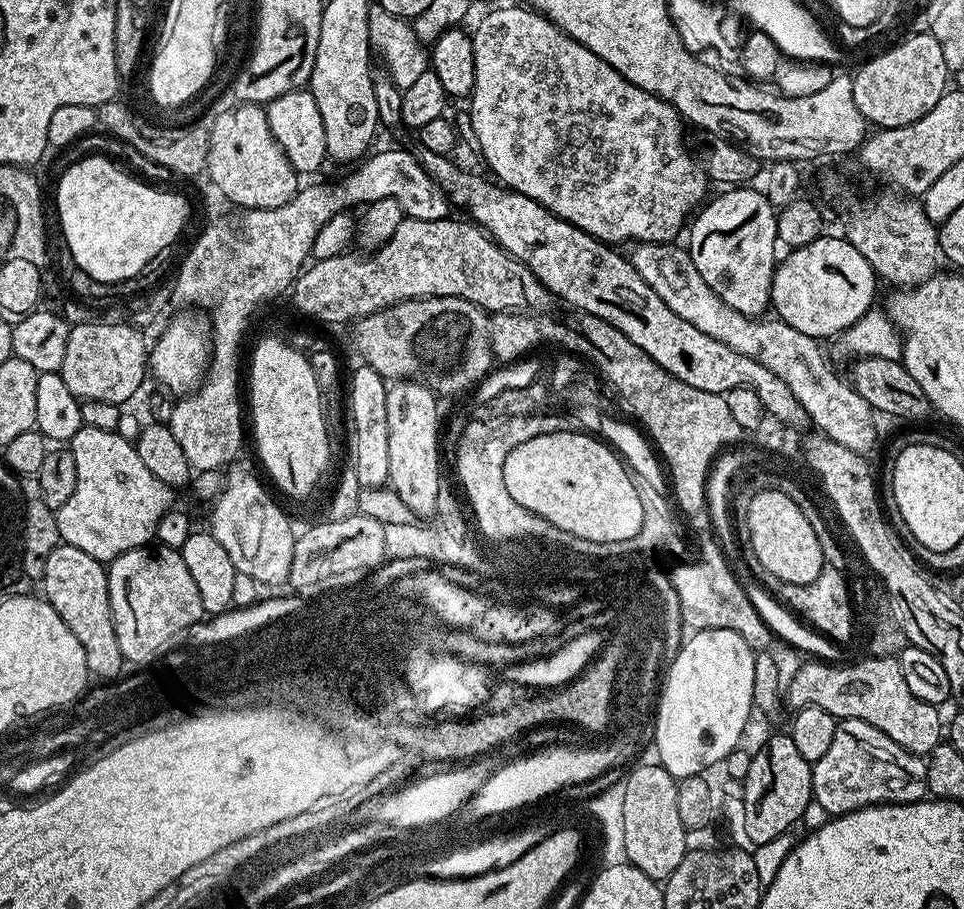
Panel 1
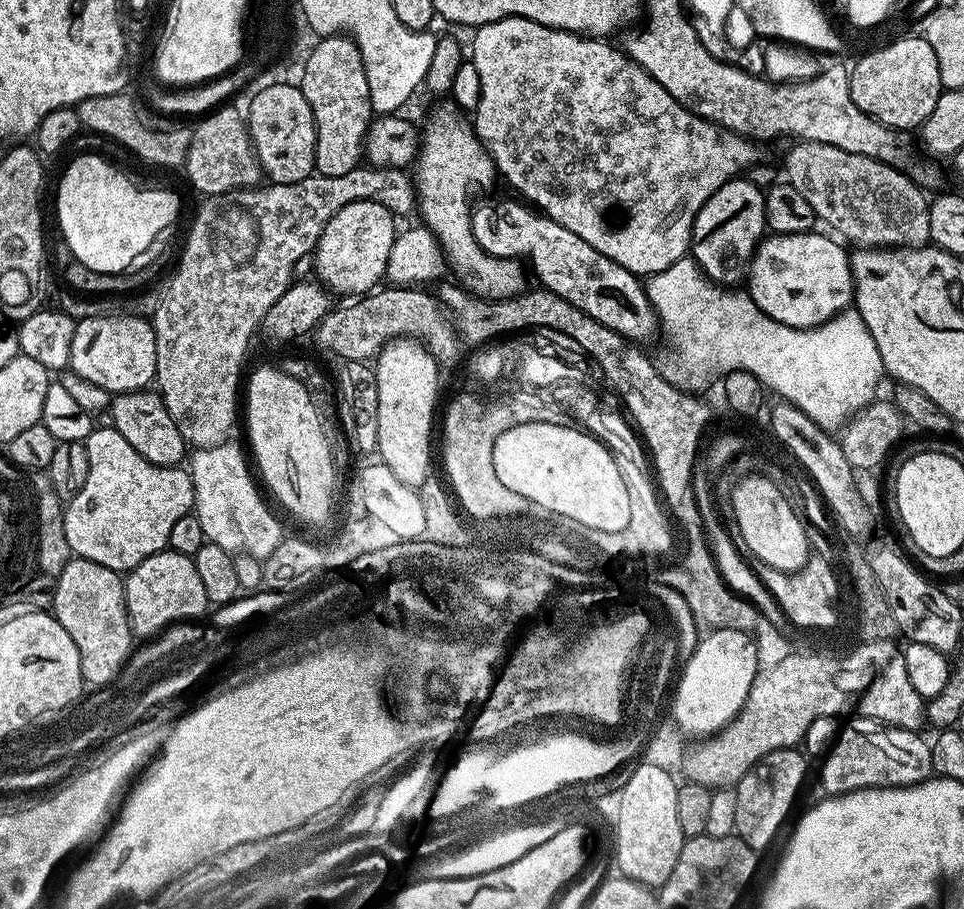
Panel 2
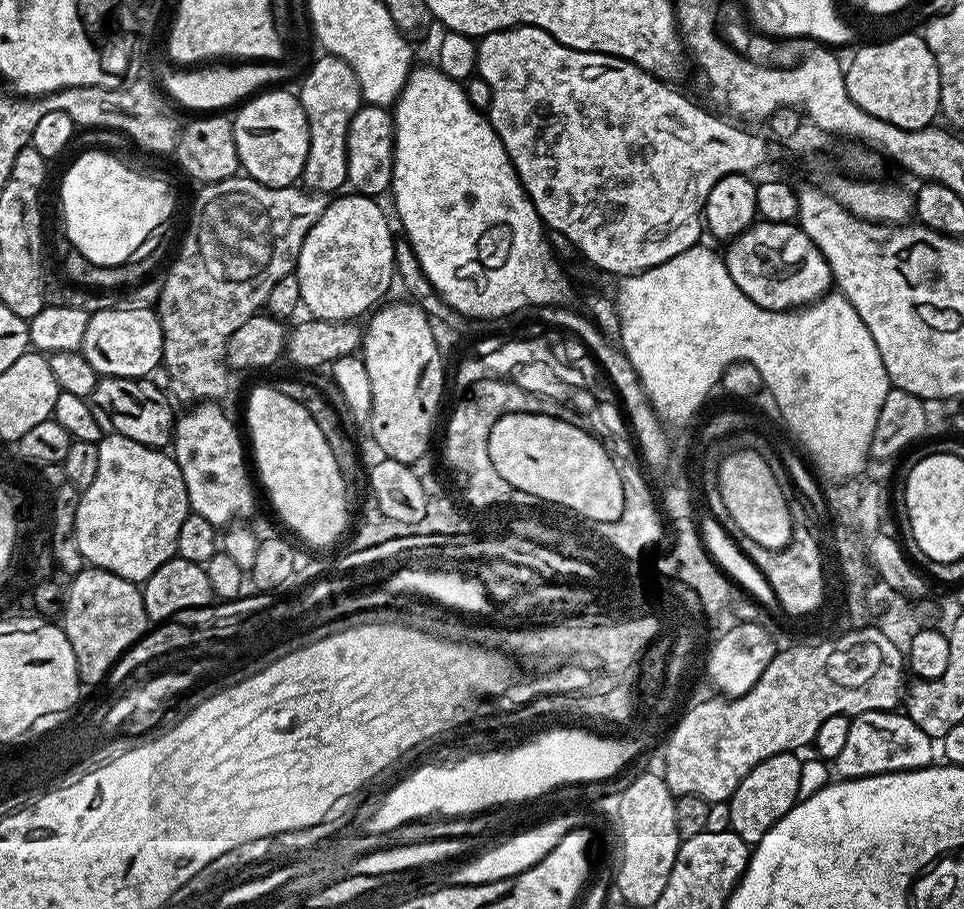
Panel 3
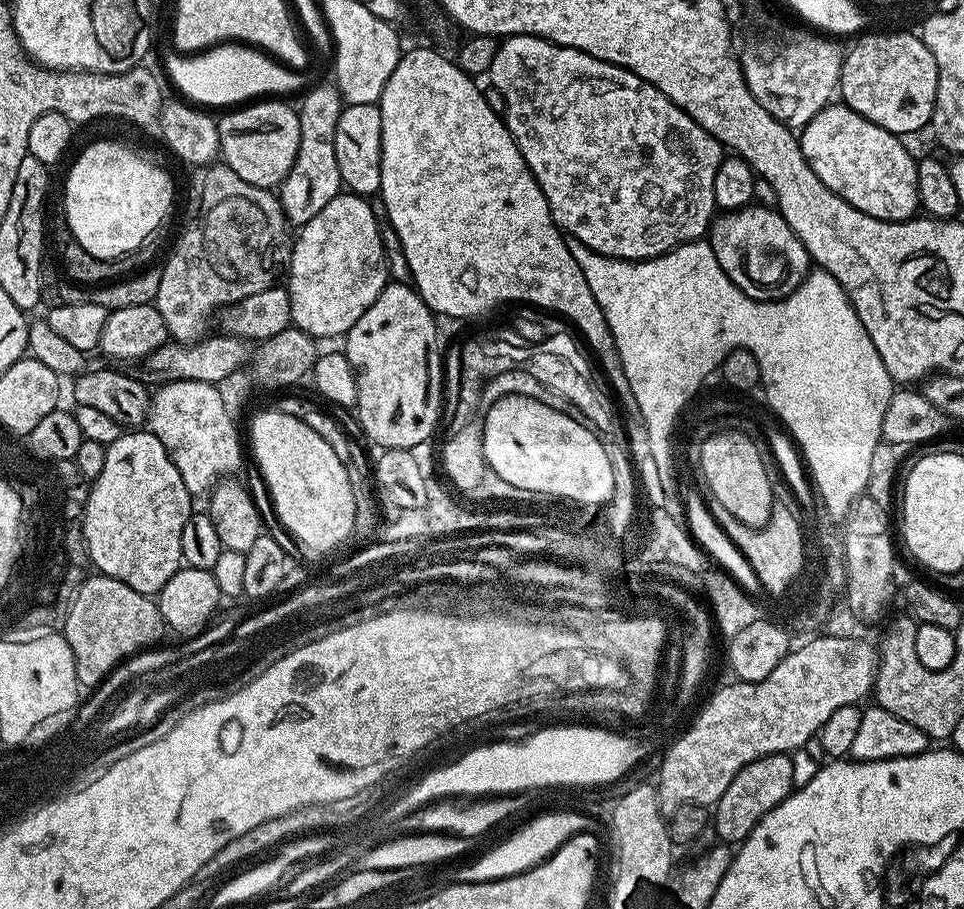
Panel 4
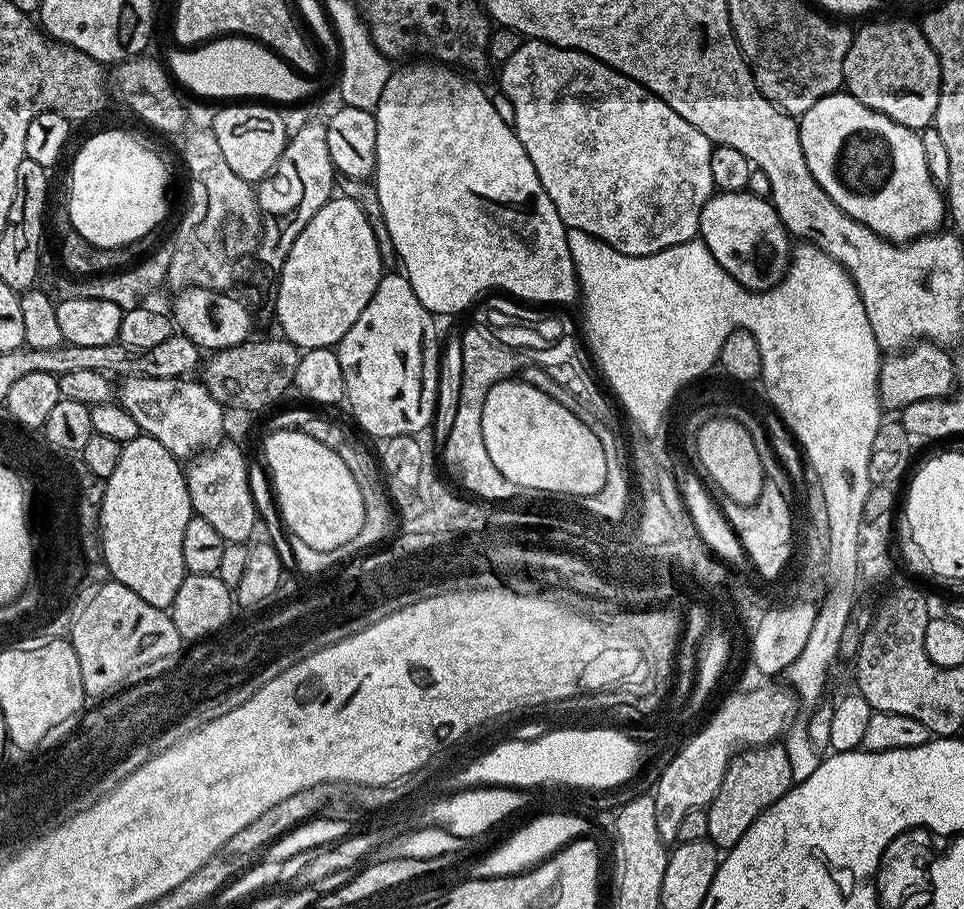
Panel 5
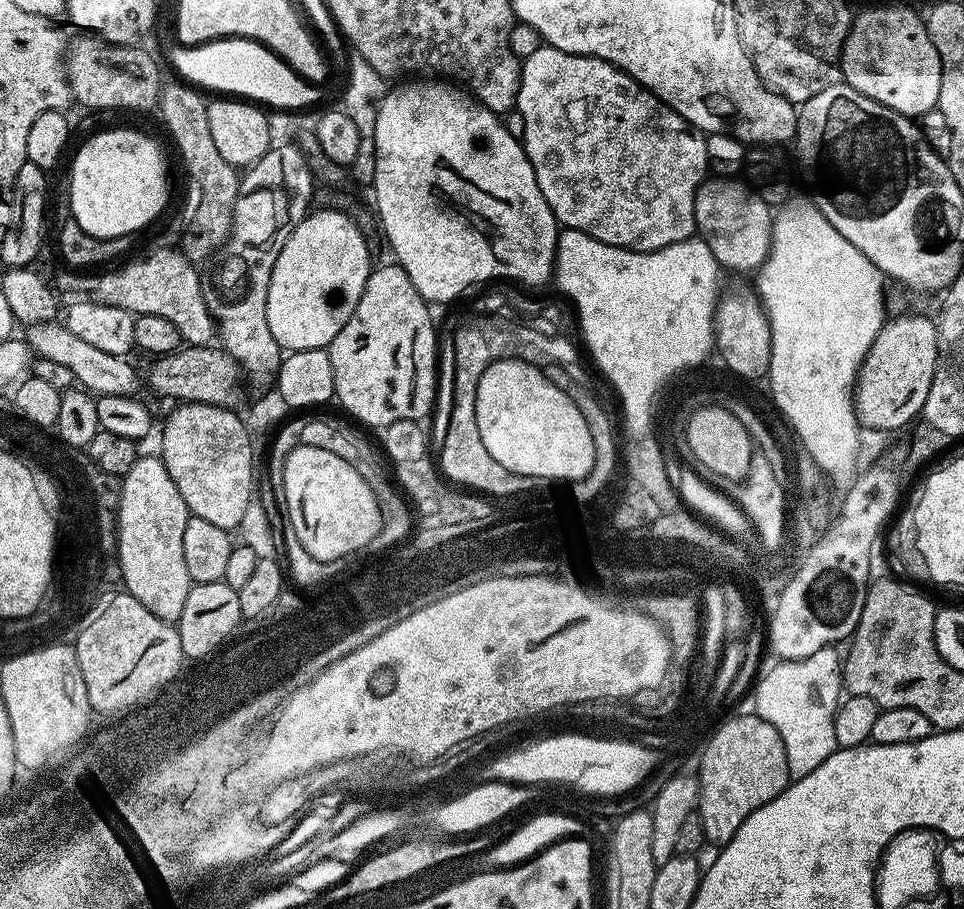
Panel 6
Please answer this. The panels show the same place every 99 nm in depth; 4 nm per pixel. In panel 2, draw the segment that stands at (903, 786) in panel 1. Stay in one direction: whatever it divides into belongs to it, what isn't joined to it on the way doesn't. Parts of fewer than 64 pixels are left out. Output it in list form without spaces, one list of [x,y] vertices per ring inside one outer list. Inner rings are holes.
[[[869,716],[845,719],[842,742],[826,761],[829,782],[836,790],[849,792],[852,788],[866,788],[872,784],[902,784],[907,780],[921,780],[924,776],[933,775],[936,763],[933,741],[923,731],[915,732],[914,729]]]

